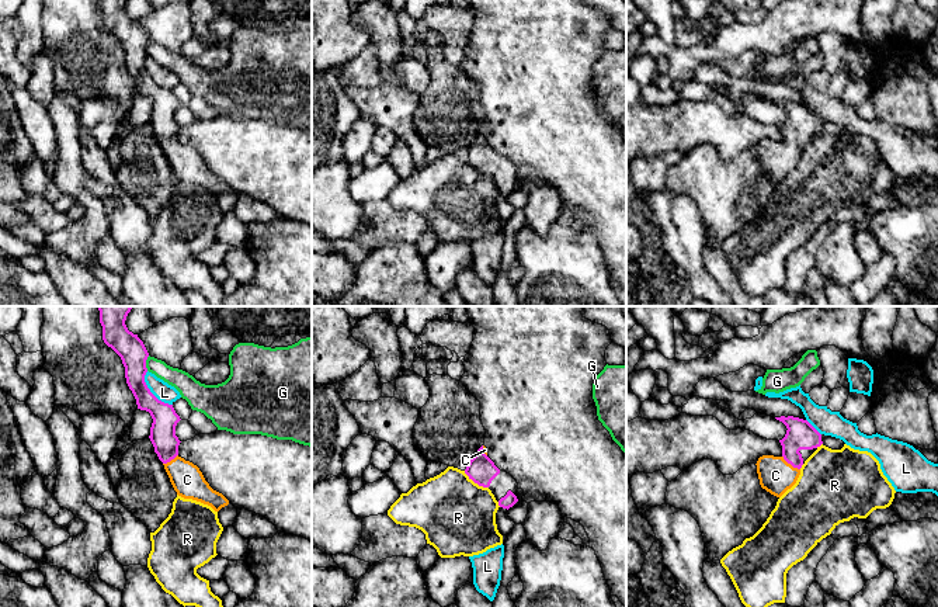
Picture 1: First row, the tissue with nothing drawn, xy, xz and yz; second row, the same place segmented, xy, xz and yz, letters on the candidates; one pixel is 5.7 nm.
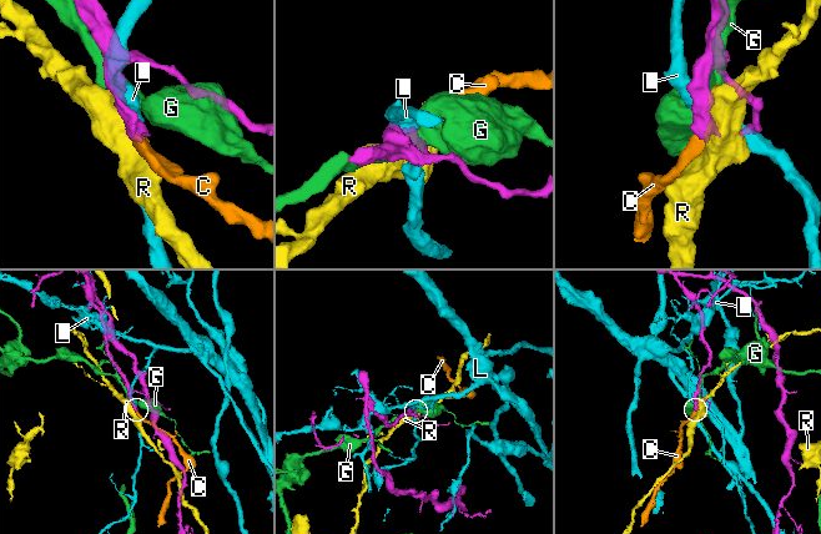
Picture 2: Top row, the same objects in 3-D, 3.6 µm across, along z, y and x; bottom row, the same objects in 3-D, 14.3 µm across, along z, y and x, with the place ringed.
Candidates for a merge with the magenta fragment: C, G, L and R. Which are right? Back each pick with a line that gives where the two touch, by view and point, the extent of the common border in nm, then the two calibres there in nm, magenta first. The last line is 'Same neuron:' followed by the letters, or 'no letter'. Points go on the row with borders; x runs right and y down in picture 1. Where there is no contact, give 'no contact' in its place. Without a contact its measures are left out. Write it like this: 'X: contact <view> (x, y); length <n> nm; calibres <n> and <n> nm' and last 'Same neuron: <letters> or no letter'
C: contact yz (791, 464); length 130 nm; calibres 170 and 200 nm
Same neuron: C

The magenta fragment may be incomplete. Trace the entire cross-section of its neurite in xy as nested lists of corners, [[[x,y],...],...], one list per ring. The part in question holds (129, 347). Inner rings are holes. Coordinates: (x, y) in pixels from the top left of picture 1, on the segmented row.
[[[98,306],[103,340],[121,357],[126,384],[136,399],[138,409],[149,412],[153,419],[149,438],[177,495],[219,511],[229,504],[229,500],[209,486],[197,465],[178,455],[181,441],[176,436],[176,426],[181,419],[173,405],[159,400],[145,382],[149,353],[138,334],[129,332],[125,325],[132,308]]]

